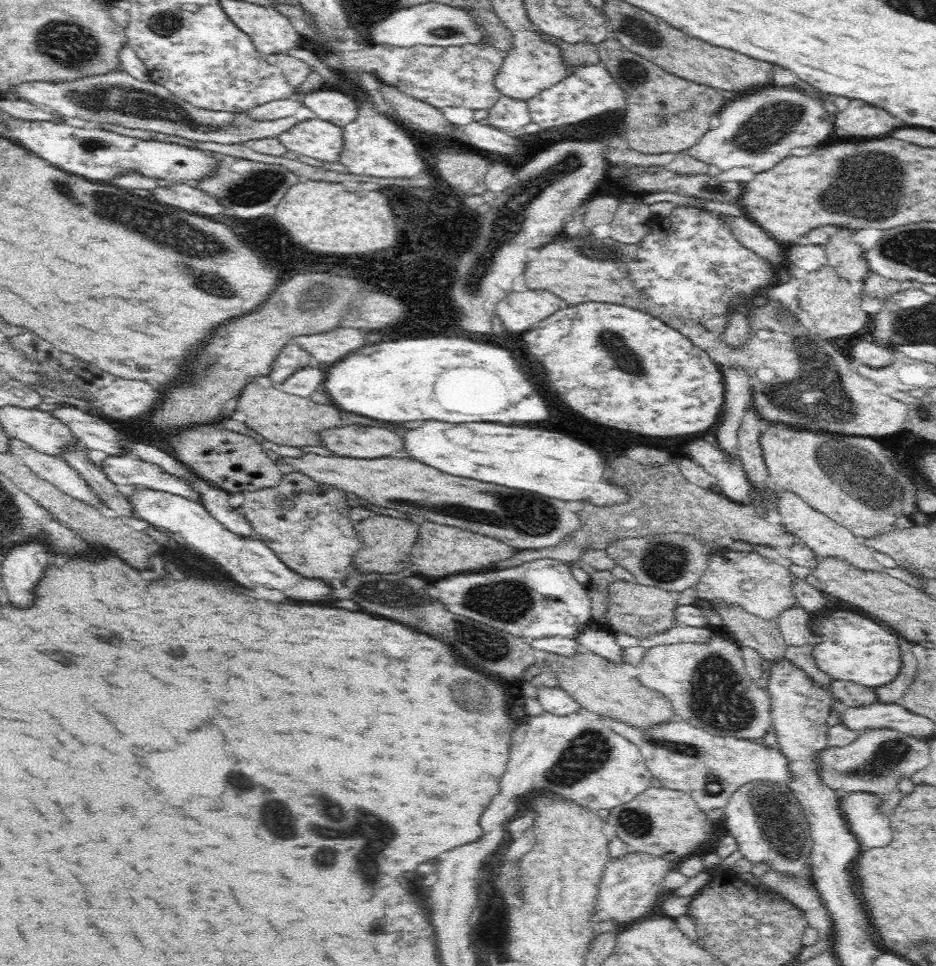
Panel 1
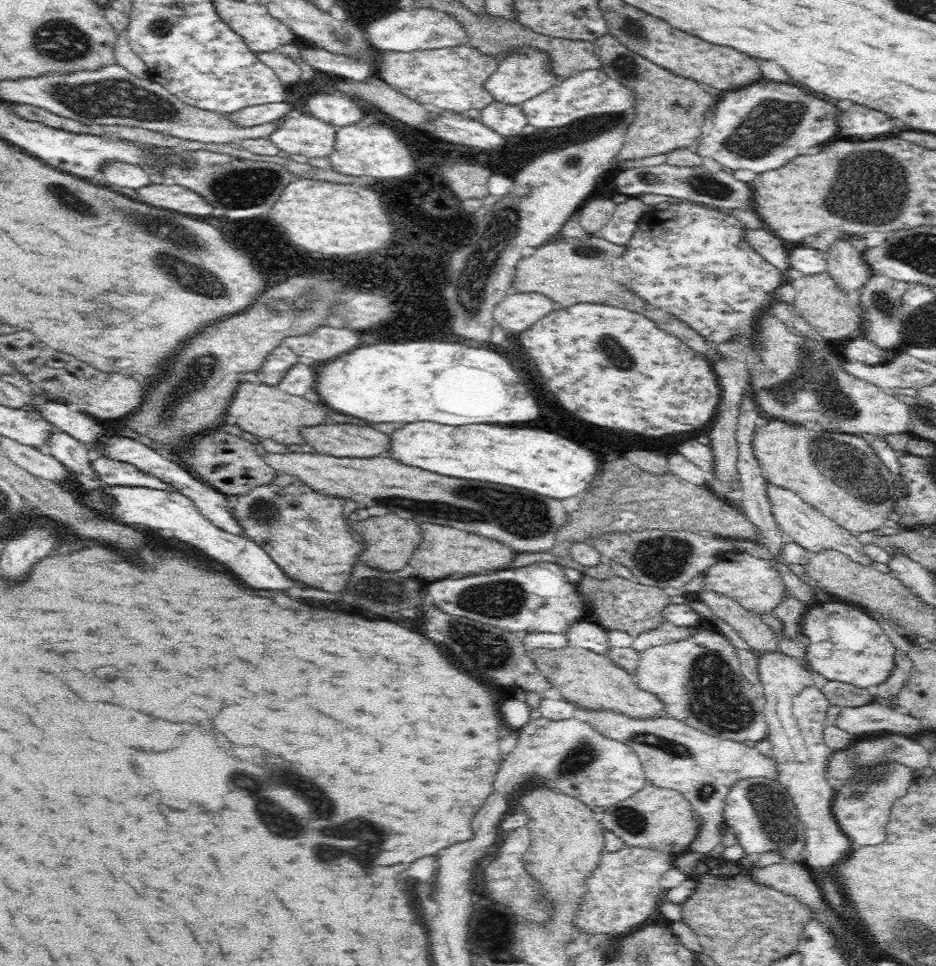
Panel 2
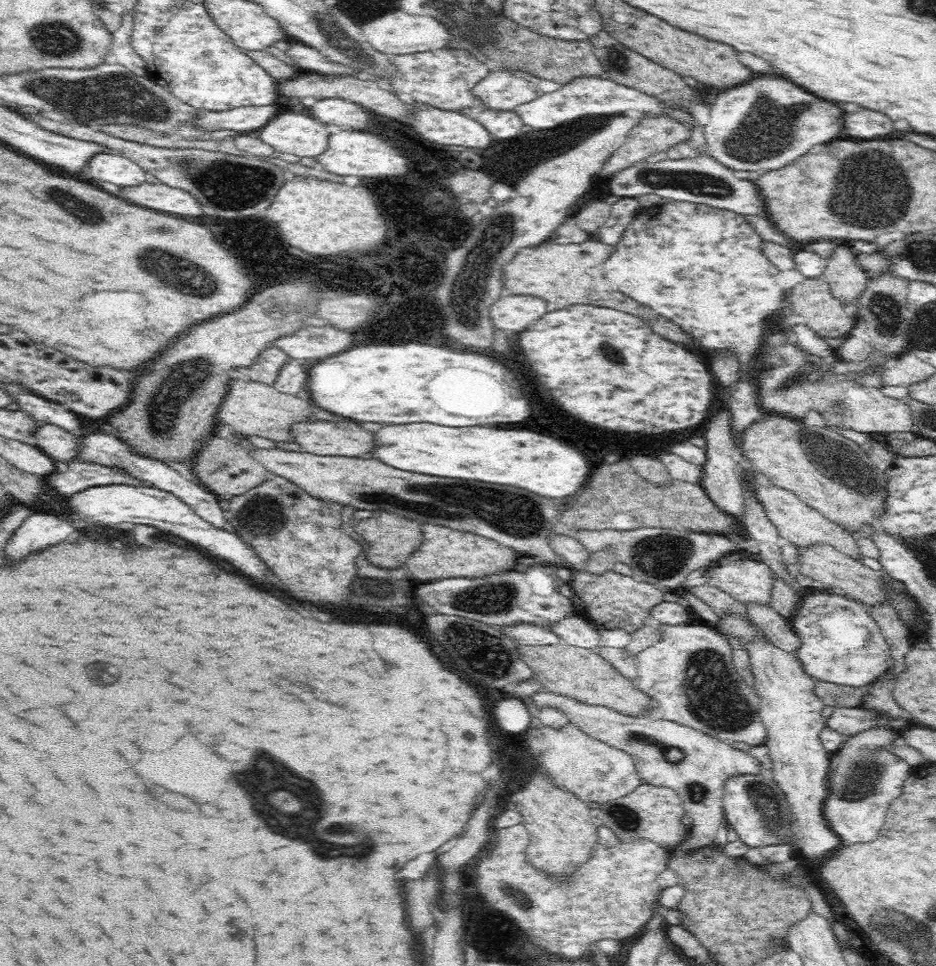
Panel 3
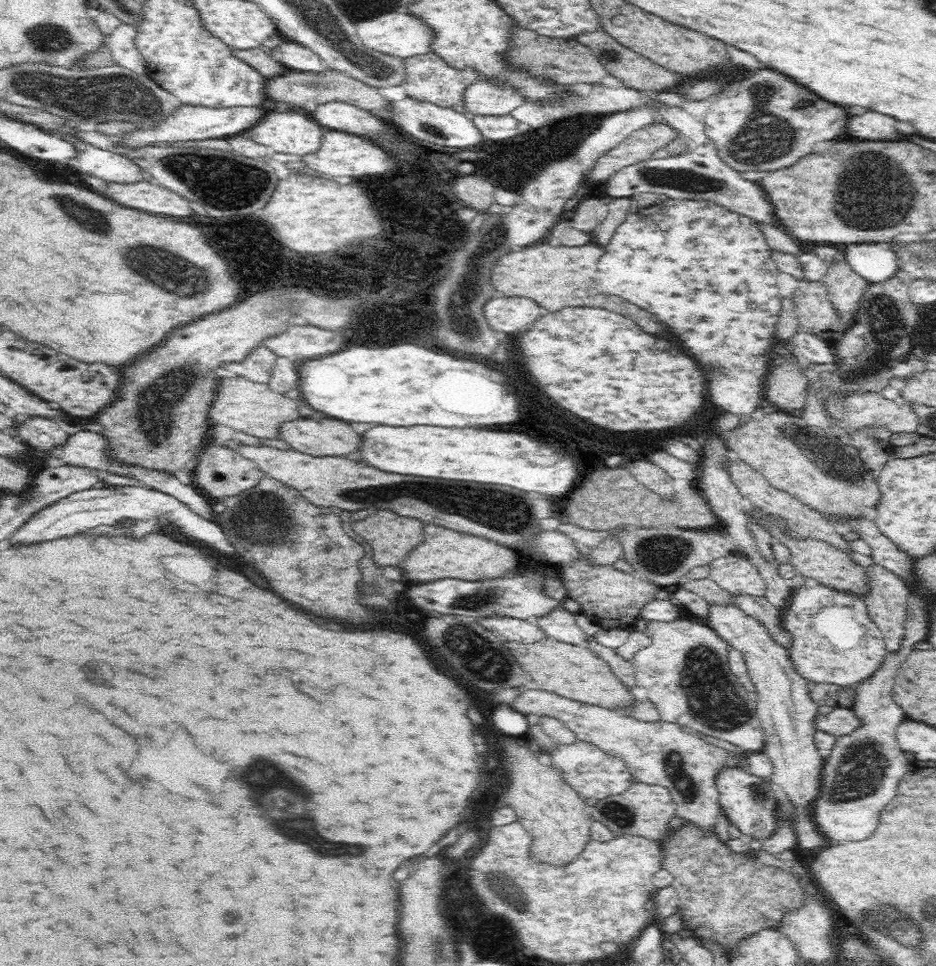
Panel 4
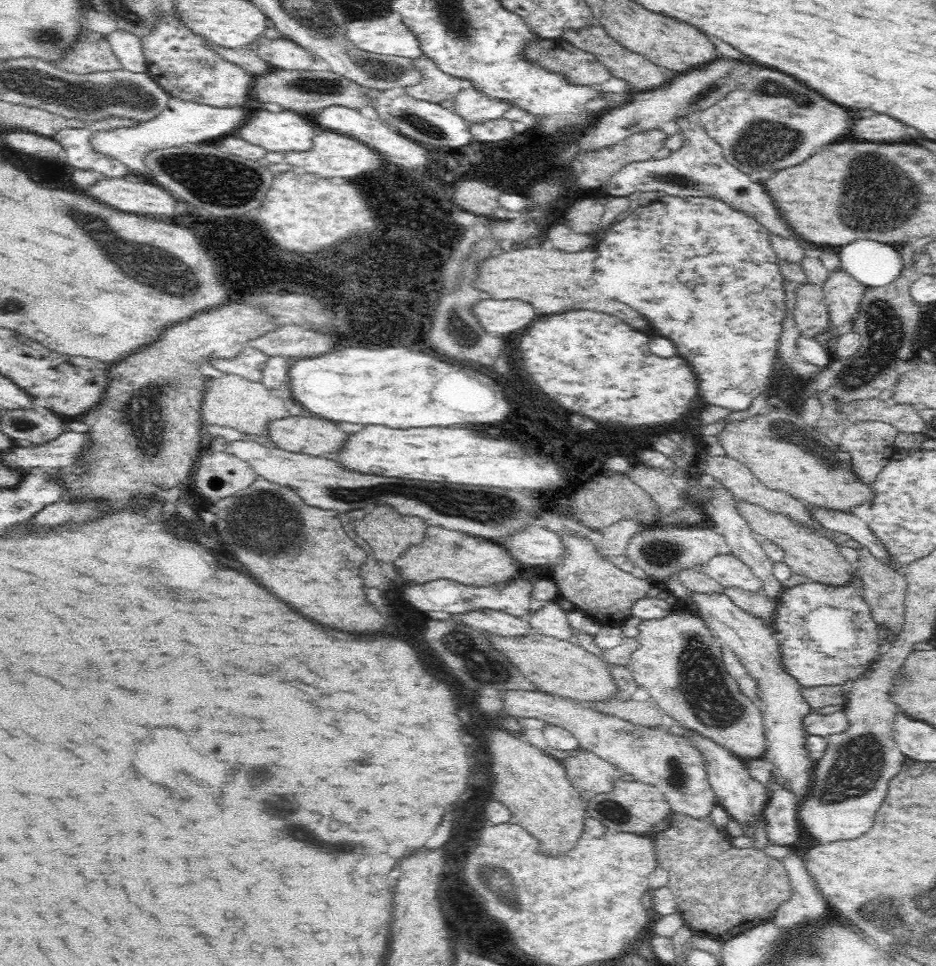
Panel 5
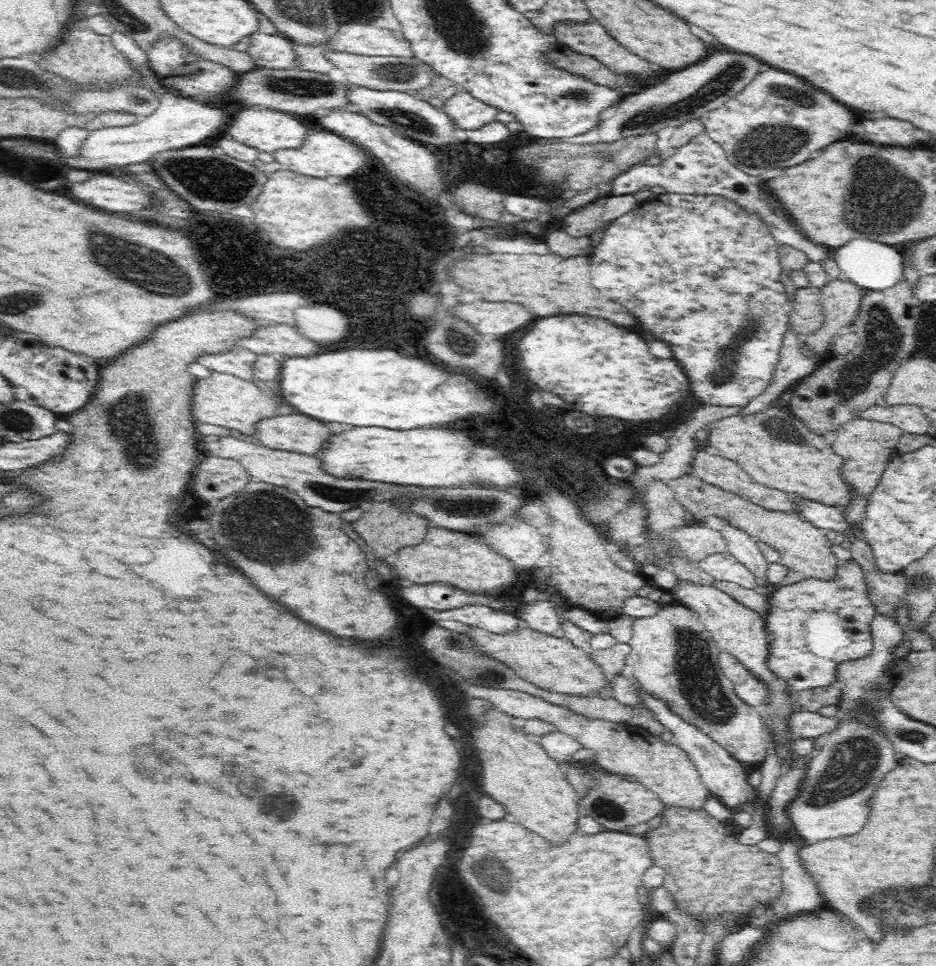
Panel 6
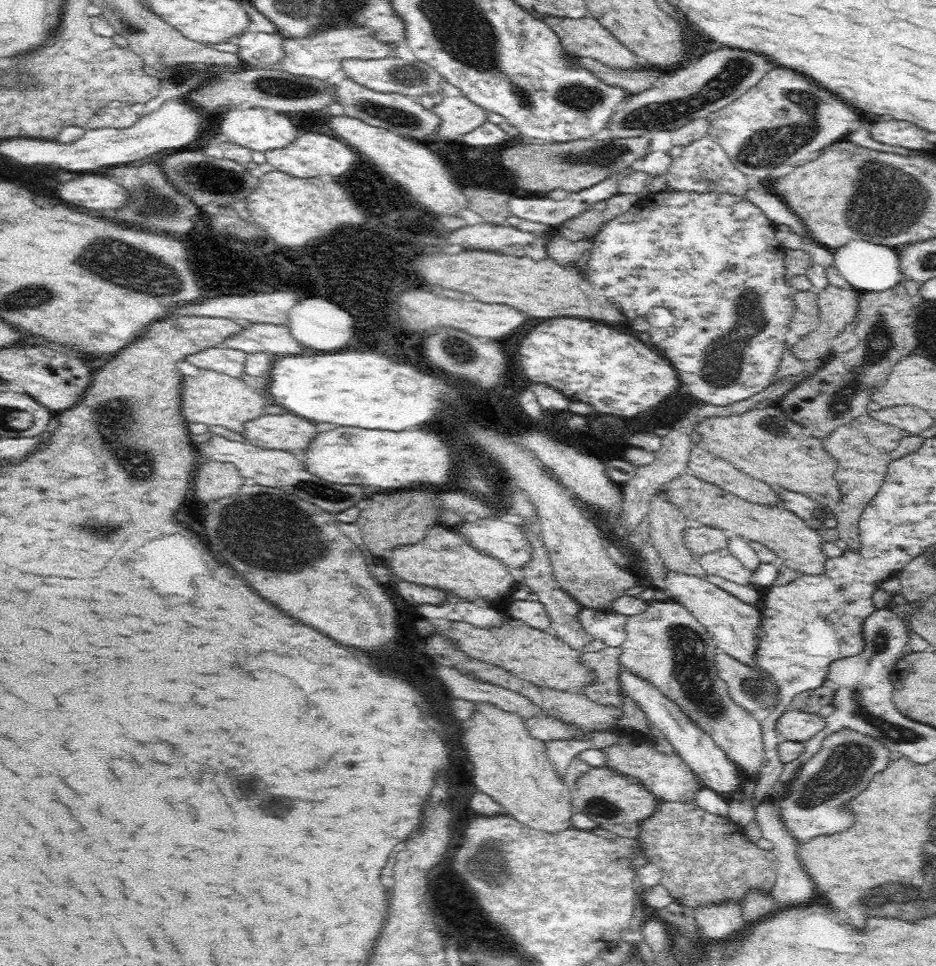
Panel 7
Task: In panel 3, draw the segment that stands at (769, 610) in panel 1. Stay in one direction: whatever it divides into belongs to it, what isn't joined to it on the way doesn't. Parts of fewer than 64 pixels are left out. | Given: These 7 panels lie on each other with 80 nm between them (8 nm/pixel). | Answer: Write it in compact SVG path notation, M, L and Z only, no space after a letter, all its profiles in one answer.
M734 552L729 555L724 555L710 568L710 584L720 587L724 592L730 594L735 600L742 604L746 602L760 602L761 604L770 605L770 591L772 571L769 570L763 563L749 560L742 552Z

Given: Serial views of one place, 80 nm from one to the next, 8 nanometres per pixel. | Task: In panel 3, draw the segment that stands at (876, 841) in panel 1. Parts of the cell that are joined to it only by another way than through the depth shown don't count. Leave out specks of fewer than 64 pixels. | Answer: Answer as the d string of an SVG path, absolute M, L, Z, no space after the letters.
M878 723L860 733L844 736L841 745L830 754L830 770L827 777L827 795L821 806L821 816L829 830L837 836L840 846L848 846L872 840L882 826L890 802L901 793L902 784L912 769L904 757L896 755L894 748L900 743L898 729L888 723Z

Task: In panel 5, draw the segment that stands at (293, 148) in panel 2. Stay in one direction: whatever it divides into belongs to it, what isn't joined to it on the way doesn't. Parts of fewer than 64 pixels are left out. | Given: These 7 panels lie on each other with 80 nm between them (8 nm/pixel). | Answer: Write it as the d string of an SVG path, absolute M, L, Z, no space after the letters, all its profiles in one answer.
M266 109L252 110L248 117L247 122L234 131L233 135L262 147L266 152L302 152L311 147L312 137L319 131L317 126L309 124L304 118L288 110L276 113Z

